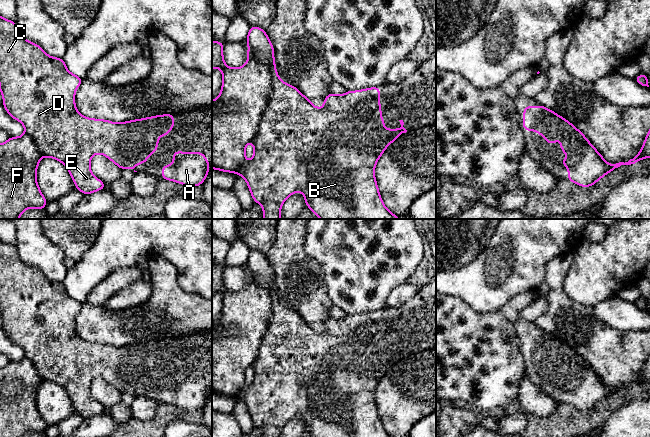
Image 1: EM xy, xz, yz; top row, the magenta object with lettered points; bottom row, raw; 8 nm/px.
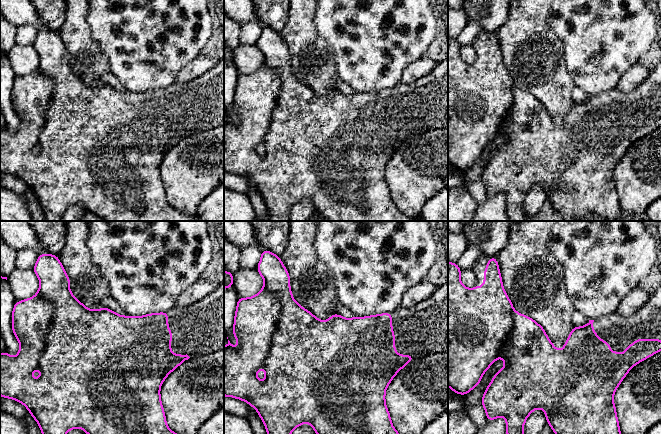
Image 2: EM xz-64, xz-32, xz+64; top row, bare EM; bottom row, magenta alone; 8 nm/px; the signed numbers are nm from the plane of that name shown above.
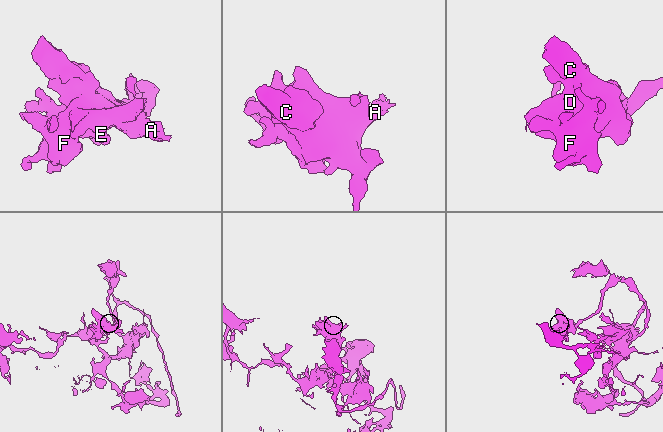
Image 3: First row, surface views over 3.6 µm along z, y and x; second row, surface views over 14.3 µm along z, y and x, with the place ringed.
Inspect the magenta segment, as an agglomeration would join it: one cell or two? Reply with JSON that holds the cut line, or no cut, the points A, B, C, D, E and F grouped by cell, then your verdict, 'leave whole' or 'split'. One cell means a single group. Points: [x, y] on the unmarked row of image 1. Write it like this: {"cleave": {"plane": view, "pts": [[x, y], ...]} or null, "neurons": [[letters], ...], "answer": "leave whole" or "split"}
{"cleave": null, "neurons": [["A", "B", "C", "D", "E", "F"]], "answer": "leave whole"}

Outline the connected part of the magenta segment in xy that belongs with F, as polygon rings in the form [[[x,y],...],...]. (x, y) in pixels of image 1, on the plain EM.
[[[0,240],[0,316],[3,319],[3,330],[7,337],[13,343],[20,345],[25,352],[22,360],[10,361],[6,366],[0,368],[0,437],[23,437],[28,432],[45,433],[47,424],[42,419],[36,404],[37,391],[44,380],[63,387],[76,413],[88,419],[106,411],[91,397],[90,385],[93,379],[103,378],[120,393],[137,396],[134,394],[135,389],[145,387],[148,381],[157,375],[158,362],[167,360],[168,355],[174,353],[173,338],[122,347],[82,340],[75,330],[75,315],[82,305],[82,302],[68,295],[62,282],[47,279],[39,269],[20,259],[16,246]]]

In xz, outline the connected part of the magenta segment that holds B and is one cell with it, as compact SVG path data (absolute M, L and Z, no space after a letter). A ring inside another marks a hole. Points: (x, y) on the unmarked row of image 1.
M251 250L246 266L249 271L247 276L248 286L242 291L231 292L224 287L224 267L212 265L212 293L220 292L223 300L220 318L216 324L212 324L212 393L231 396L233 398L237 396L238 400L242 400L247 406L254 426L262 429L263 437L280 437L285 424L298 415L303 417L305 428L310 432L312 437L391 437L385 431L381 423L374 394L377 385L385 373L395 365L400 358L406 357L407 354L403 351L403 344L399 344L401 348L400 353L384 352L384 346L387 344L383 344L381 341L380 311L347 315L343 319L330 317L324 322L324 330L322 332L316 332L296 311L283 306L278 300L274 284L274 272L264 253ZM250 366L254 368L254 380L247 386L245 382L245 371Z

